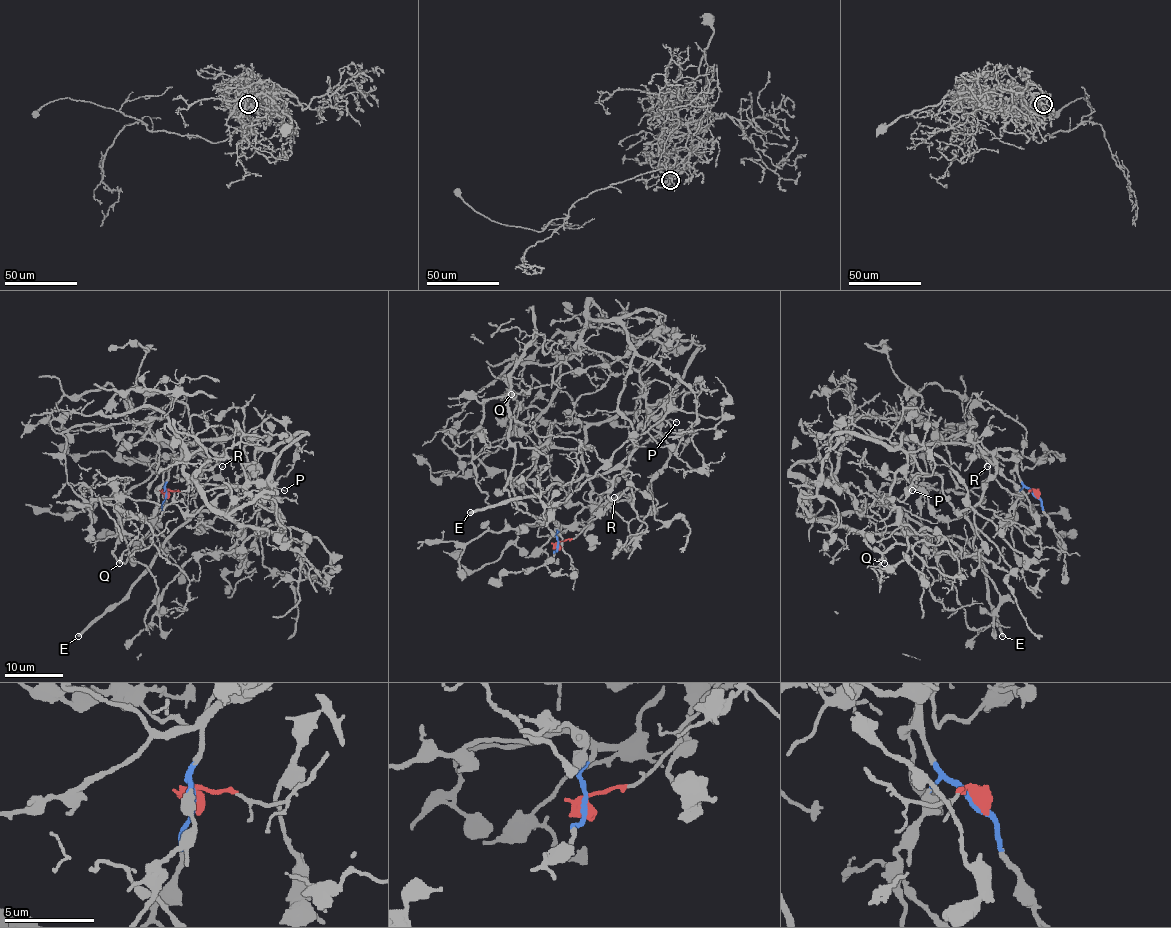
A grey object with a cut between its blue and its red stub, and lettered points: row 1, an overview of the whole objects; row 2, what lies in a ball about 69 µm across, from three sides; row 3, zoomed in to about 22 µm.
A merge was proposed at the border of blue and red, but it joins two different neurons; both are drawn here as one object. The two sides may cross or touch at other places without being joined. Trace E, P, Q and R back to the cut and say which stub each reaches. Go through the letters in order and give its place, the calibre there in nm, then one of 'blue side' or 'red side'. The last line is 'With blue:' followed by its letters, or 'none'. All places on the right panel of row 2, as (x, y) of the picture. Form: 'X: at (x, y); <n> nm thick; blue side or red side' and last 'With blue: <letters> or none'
E: at (1002, 636); 320 nm thick; red side
P: at (912, 490); 100 nm thick; red side
Q: at (884, 563); 400 nm thick; blue side
R: at (987, 466); 110 nm thick; red side
With blue: Q

